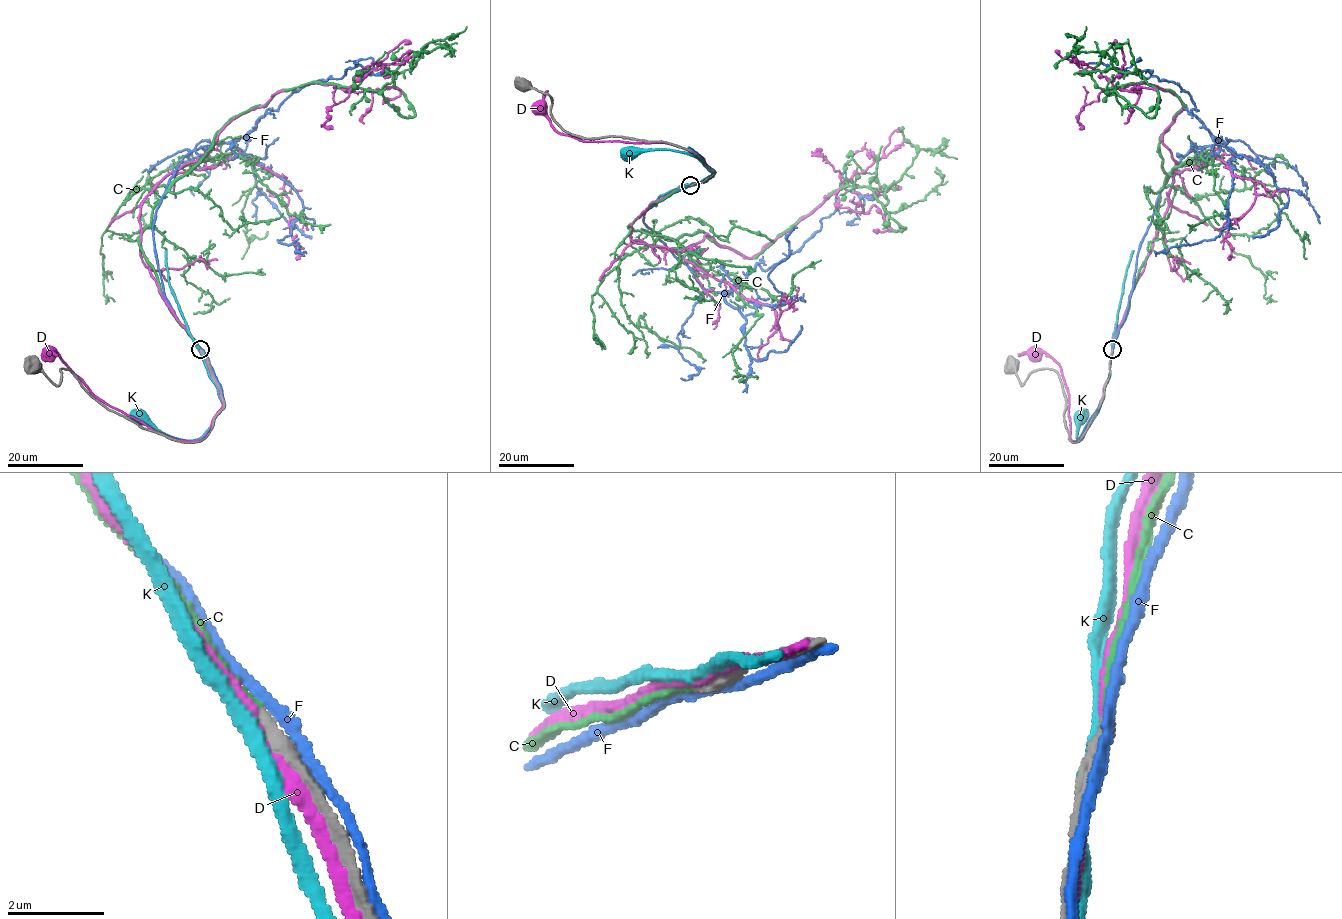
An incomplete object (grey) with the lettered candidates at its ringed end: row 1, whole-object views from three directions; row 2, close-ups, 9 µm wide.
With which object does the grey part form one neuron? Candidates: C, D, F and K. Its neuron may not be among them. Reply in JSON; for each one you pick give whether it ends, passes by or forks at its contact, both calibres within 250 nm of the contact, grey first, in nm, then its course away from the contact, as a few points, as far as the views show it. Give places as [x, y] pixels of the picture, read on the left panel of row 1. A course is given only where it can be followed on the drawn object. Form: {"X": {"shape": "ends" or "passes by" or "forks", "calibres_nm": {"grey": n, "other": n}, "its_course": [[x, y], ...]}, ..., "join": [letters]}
{"C": {"shape": "ends", "calibres_nm": {"grey": 320, "other": 180}, "its_course": [[201, 349], [139, 245], [152, 206], [230, 120], [283, 89], [377, 90], [414, 115], [394, 71], [466, 26]]}, "join": ["C"]}

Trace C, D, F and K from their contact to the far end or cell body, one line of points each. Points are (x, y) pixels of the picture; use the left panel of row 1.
C: (201, 349), (139, 245), (152, 206), (230, 120), (283, 89), (377, 90), (414, 115), (394, 71), (466, 26)
D: (203, 355), (222, 406), (202, 438), (181, 441), (155, 432), (103, 403), (56, 353), (49, 353)
F: (202, 351), (165, 296), (152, 224), (166, 187), (194, 150), (244, 137), (305, 86), (373, 68), (345, 62)
K: (201, 352), (222, 404), (210, 427), (195, 440), (173, 439), (141, 417)

